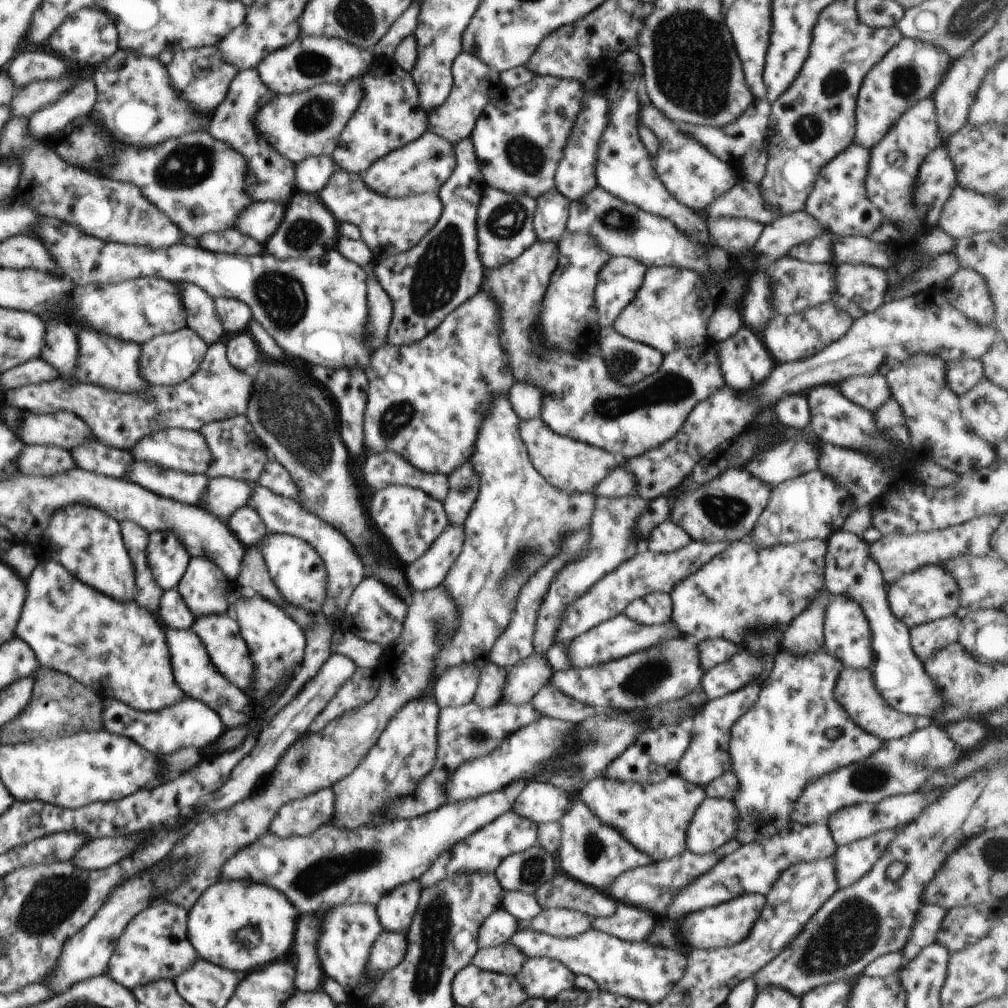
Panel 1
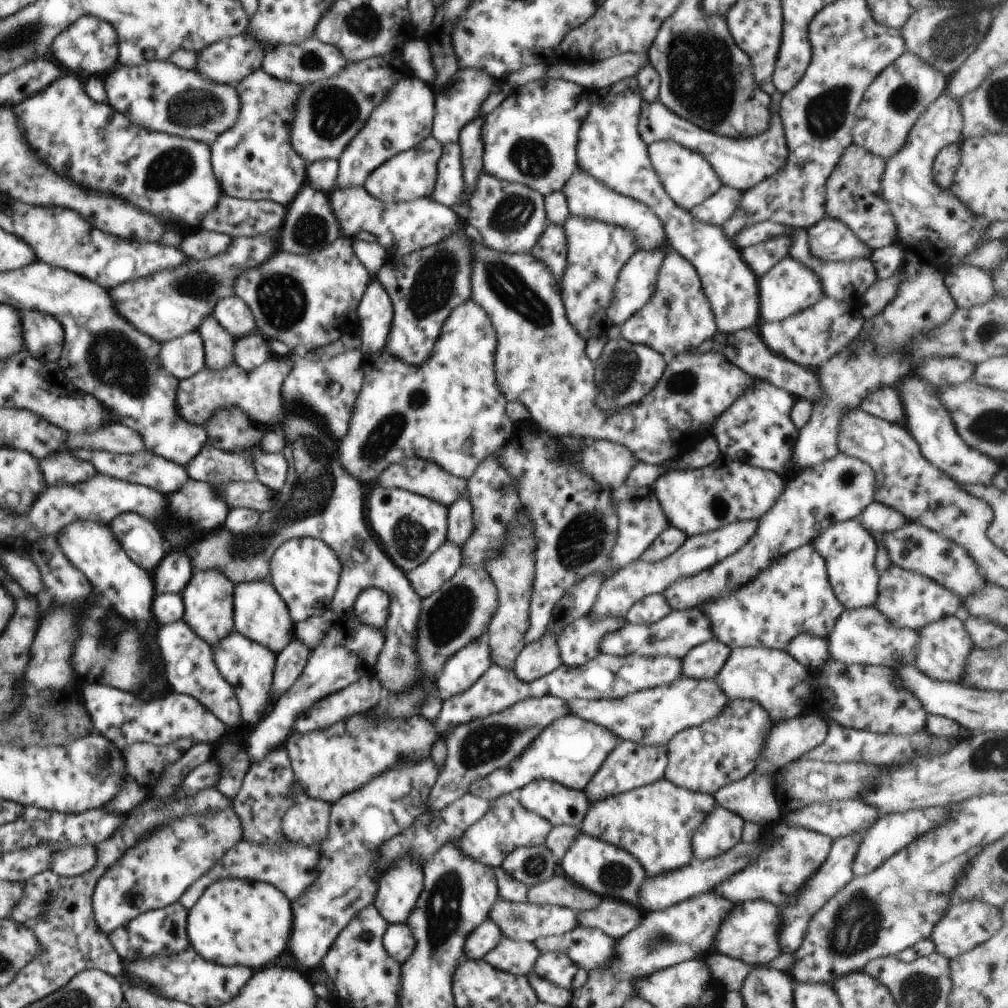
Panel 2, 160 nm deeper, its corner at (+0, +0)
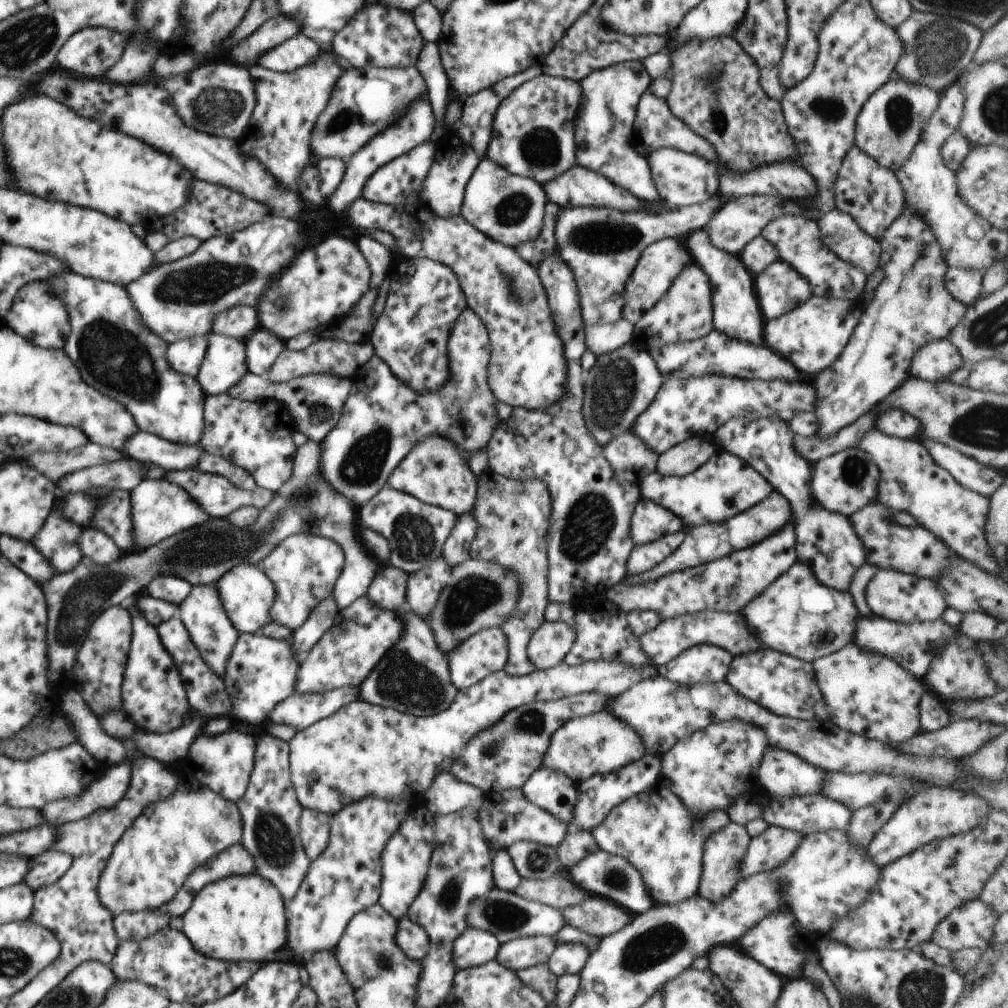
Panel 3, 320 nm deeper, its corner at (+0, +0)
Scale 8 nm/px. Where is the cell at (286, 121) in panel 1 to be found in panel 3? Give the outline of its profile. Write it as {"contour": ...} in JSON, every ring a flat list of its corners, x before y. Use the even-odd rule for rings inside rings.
{"contour":[[415,66,406,68,350,67,337,80,326,110,312,129,309,146,313,161,320,158,339,158,347,161,373,136,402,118,412,101,427,96,427,84]]}

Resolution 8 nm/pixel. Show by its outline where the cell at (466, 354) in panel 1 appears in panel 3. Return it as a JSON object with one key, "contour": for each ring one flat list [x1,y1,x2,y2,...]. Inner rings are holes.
{"contour":[[466,308,460,313,458,322,450,333,447,351,450,382,447,382,446,386,436,394,411,389,394,376,388,364,378,355,372,356,354,374,351,389,338,422,318,443,322,449,319,462,321,477,332,490,345,496,357,509,388,485,392,471,411,451,411,448,419,440,427,439,427,436,446,435,457,444,457,449,461,450,467,461,478,451,487,448,488,441,500,422,496,422,496,412,492,406,494,396,486,382,486,370,490,362,490,338,488,338,484,324,480,322,480,318,472,312,472,309]]}

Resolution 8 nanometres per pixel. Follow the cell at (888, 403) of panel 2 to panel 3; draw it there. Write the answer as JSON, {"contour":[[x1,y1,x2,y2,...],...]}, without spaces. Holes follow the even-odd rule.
{"contour":[[886,409,884,414,876,416,876,430,888,436,911,439,920,432,921,422,911,414,900,409]]}

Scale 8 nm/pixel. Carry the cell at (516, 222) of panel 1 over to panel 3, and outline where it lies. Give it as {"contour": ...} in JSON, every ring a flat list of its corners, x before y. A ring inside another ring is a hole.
{"contour":[[482,158,466,185,461,214,488,238,516,248,520,243,534,240,540,234,548,202,539,182,513,175,493,160]]}

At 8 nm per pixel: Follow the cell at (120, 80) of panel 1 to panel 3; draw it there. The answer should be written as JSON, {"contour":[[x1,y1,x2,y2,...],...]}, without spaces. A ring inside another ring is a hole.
{"contour":[[210,62,208,66,204,64,188,74,174,76,170,80,154,76,148,81,152,80,156,80,153,83,166,88,172,94,174,104,176,104,178,114,184,120,184,124,188,124,200,132,214,134,214,136,226,136,226,138,238,140,256,106,254,82,252,82,248,70,242,66,236,66,236,64]]}

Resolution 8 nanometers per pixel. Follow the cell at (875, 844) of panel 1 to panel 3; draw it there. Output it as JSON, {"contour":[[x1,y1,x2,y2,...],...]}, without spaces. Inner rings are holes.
{"contour":[[936,785,926,786,924,794,916,795,898,807,892,818,880,828,867,846,869,858,880,868,929,842,972,830,976,824,984,822,986,814,990,812,990,804,982,797,978,798,974,792]]}

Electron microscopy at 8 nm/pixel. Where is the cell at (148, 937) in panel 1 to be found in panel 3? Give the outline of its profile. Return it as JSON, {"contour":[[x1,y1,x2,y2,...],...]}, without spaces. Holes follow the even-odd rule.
{"contour":[[154,909,140,912,121,912,113,917,113,925,120,941,142,940,166,927,179,925,179,920,169,917,165,910]]}

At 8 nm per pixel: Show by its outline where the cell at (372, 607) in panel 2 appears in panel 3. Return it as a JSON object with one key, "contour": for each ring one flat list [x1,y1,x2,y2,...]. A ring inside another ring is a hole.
{"contour":[[384,564,372,579,366,596,380,608,398,611,406,605,408,577,405,570]]}

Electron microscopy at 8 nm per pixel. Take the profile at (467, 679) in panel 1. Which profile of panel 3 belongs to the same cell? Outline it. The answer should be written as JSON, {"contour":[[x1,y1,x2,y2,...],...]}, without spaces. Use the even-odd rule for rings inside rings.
{"contour":[[488,627,479,630,460,642,455,649,447,652,446,657,451,681,458,690,470,688,470,686,481,681,486,675,502,671,507,663,508,655,508,641,500,627]]}

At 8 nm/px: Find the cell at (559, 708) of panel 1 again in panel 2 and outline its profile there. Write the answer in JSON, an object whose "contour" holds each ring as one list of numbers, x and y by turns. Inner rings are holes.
{"contour":[[682,676,675,682,644,689,619,699,572,699,567,701,567,707,573,715,607,728,622,740,649,747,666,747,670,739,680,731,701,725,719,715,726,708,729,700,714,679,693,679]]}

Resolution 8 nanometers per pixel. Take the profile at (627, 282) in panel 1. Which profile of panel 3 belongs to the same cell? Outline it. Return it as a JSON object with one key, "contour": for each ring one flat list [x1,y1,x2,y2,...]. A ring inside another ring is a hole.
{"contour":[[665,238,649,244,640,255,636,268,626,283,622,318,628,319,633,325,643,317,668,292,675,278,686,266,692,264,691,254,684,240]]}

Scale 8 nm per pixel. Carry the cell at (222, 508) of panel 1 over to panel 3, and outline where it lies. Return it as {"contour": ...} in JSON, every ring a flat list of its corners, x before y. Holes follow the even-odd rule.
{"contour":[[144,479,140,484,137,484,130,493,131,502,131,521,133,542,136,548,145,549,149,546,158,544,161,540,169,536,178,534,183,530,188,530,192,527,203,525,209,518,206,516,200,505,192,500,192,497,180,485,169,483,164,479]]}

